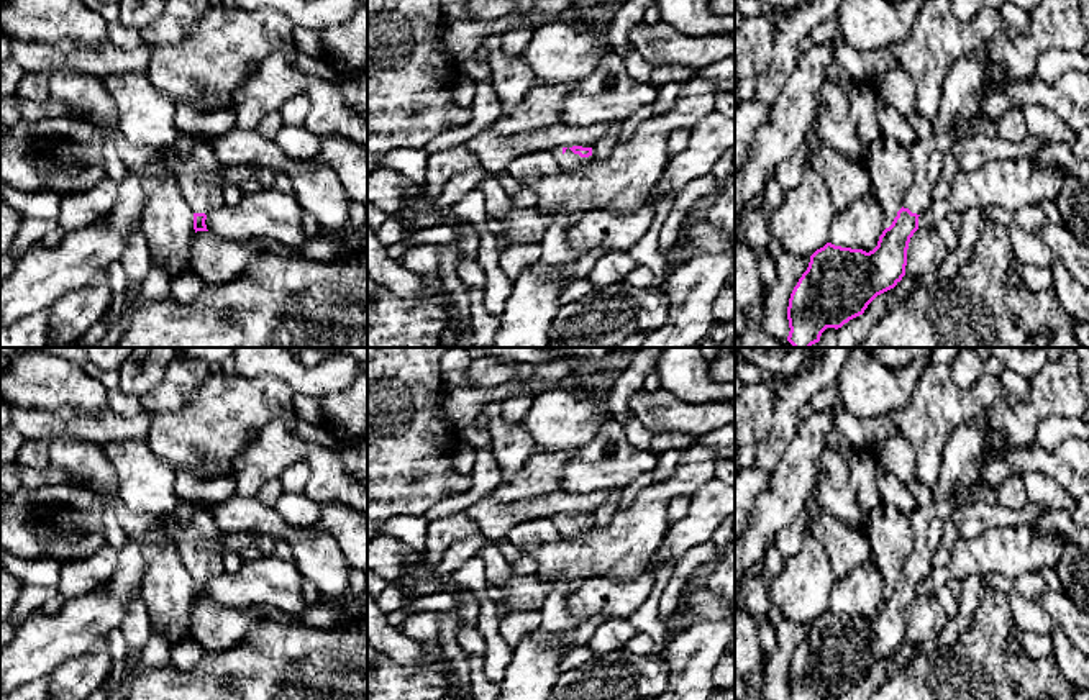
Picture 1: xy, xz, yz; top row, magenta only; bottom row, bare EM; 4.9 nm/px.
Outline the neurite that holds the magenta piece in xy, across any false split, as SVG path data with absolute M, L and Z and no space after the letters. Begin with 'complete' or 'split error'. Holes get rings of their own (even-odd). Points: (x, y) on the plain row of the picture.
split error; M185 502L164 520L167 533L194 579L195 600L208 598L205 592L207 582L225 572L223 556L226 552L220 543L221 530L207 510Z

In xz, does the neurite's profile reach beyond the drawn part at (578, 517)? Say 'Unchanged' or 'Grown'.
Grown

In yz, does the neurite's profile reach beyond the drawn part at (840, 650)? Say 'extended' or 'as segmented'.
extended

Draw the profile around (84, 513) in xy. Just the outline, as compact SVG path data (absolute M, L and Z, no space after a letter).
M75 482L44 484L38 490L20 487L0 503L0 548L21 559L56 557L62 562L92 556L105 544L105 508L95 490Z

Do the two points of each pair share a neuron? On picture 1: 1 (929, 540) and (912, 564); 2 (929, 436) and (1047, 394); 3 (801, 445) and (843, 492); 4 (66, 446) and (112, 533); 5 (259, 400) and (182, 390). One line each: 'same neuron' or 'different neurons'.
1: same neuron
2: same neuron
3: different neurons
4: same neuron
5: different neurons

